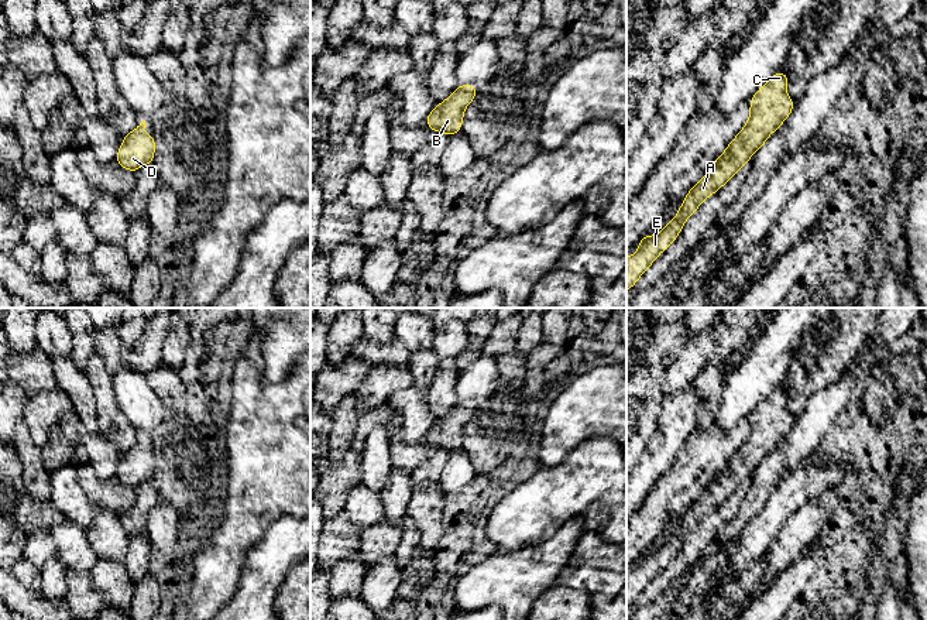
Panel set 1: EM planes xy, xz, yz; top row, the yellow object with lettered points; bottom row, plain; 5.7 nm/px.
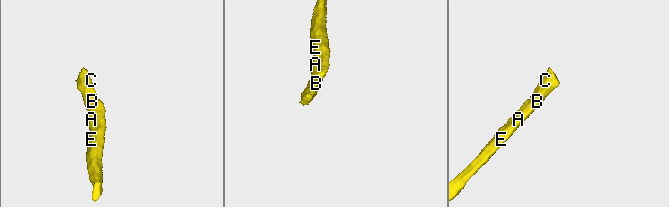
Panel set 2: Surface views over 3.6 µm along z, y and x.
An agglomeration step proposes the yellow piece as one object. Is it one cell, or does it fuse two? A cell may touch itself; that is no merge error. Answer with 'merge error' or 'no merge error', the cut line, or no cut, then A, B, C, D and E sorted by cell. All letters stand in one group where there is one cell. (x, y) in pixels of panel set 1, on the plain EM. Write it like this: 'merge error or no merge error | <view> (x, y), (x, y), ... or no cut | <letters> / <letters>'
no merge error | no cut | A B C D E

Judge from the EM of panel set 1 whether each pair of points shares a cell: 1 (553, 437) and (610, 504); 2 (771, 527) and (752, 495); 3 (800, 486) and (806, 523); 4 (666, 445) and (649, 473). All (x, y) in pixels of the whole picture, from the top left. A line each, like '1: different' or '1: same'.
1: different
2: different
3: different
4: same

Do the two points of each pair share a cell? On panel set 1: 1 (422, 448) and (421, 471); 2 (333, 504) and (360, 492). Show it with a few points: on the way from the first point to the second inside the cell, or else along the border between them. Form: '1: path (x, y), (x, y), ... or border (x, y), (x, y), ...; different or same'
1: border (436, 449), (411, 473); different
2: border (360, 482), (349, 492), (342, 511); different

